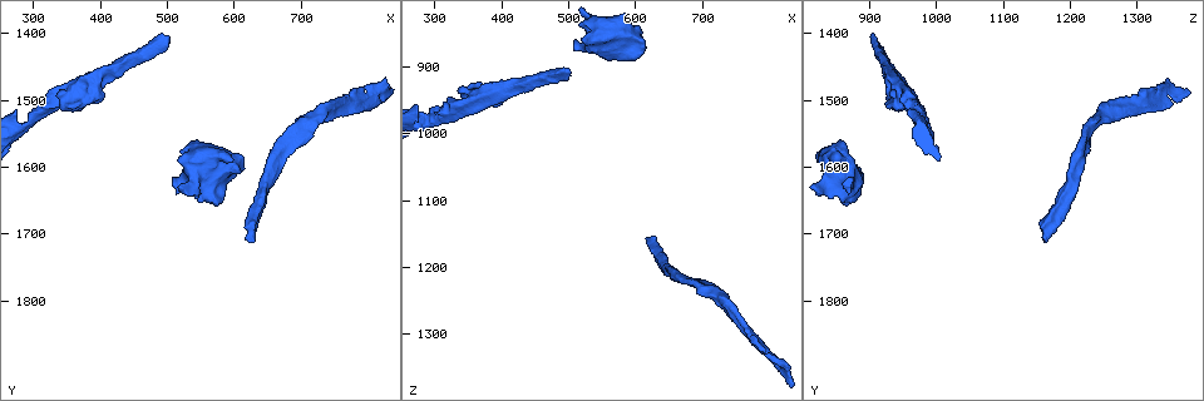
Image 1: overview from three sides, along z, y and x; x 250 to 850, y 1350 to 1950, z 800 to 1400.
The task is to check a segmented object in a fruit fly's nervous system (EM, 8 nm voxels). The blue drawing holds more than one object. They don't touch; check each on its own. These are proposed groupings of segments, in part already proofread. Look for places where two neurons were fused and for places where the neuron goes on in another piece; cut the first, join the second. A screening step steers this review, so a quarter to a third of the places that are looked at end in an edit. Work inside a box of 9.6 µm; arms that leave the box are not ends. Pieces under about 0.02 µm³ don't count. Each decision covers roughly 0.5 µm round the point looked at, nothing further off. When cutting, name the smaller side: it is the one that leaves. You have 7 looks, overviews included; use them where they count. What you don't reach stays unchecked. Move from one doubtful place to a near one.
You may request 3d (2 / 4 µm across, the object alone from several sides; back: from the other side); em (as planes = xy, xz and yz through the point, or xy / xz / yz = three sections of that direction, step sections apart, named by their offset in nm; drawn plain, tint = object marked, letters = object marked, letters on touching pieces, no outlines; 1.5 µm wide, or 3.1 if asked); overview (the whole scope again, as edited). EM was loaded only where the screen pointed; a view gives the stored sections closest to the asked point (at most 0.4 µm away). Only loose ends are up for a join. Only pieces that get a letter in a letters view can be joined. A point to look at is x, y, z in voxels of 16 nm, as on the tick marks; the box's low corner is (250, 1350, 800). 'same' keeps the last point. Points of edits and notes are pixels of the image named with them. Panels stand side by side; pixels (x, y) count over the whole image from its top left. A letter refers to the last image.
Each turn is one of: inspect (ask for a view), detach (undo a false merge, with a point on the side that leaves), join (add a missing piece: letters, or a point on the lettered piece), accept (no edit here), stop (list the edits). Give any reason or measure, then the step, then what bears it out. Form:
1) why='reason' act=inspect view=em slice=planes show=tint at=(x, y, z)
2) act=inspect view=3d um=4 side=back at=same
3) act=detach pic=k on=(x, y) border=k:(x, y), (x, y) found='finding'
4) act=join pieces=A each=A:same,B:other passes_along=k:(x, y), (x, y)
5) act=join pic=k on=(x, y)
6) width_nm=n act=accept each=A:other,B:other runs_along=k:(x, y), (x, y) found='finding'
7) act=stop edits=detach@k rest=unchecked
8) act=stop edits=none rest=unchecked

why='sudden change in width' act=inspect view=em slice=planes show=letters at=(335, 1500, 960)

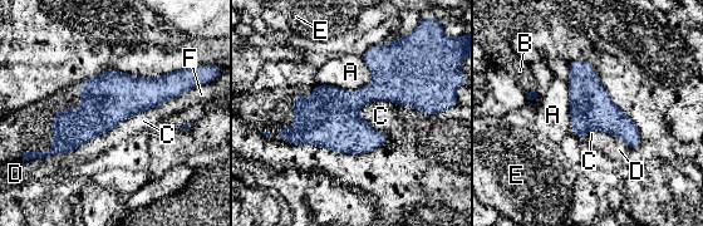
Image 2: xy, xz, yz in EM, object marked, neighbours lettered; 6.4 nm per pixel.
act=accept each=A:other,B:other,C:other,D:other,E:other,F:other runs_along=2:(426, 103), (370, 92), (281, 134) found='all the same neuron'

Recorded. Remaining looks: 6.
act=inspect view=em slice=planes show=plain at=(625, 1710, 1160)

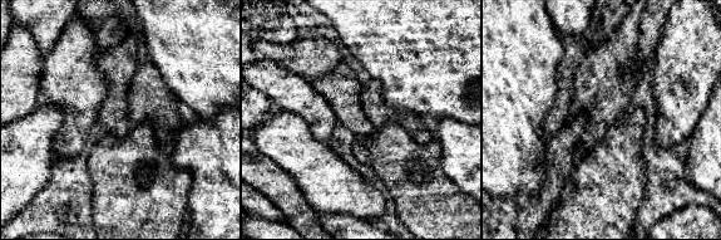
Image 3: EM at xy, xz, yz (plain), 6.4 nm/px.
why='see the neighbours' act=inspect view=em slice=planes show=letters at=same

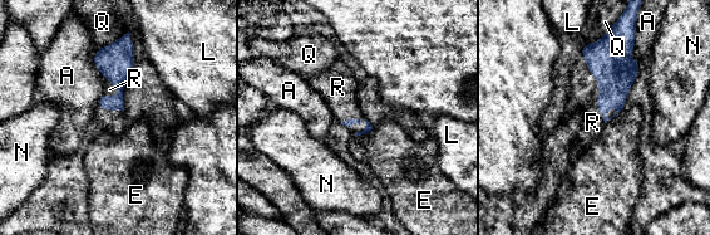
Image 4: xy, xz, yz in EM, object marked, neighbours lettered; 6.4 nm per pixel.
act=join pieces=R each=A:other,E:other,L:other,N:other,Q:other,R:same found='the neuron continues'

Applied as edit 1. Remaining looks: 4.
why='see it whole again' act=inspect view=overview

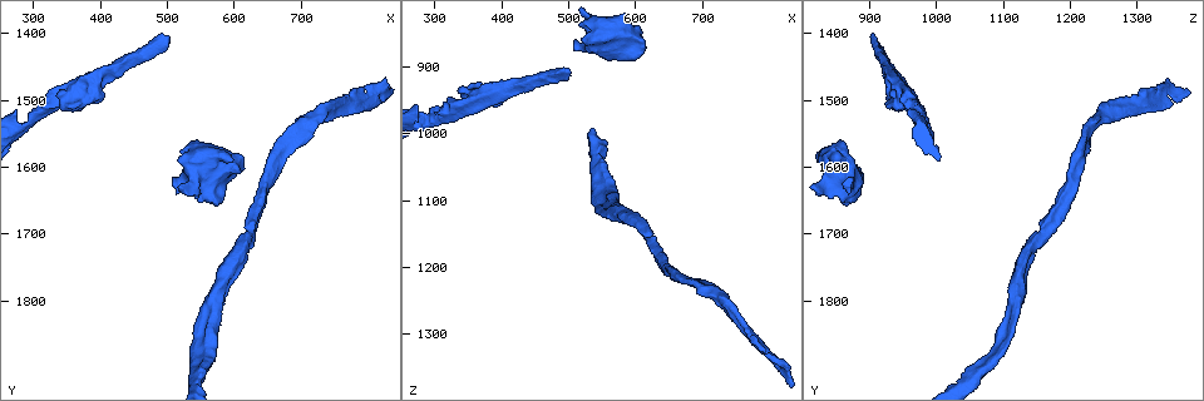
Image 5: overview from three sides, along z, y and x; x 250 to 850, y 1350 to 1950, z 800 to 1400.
why='branch stops here' act=inspect view=em slice=planes show=letters at=(515, 1635, 870)

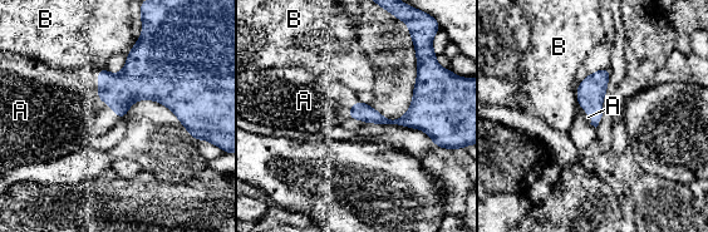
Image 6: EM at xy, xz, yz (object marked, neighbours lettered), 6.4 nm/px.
longest_contact=A:360nm act=join pieces=A each=A:same,B:other found='it goes on there'

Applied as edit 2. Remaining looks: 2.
act=stop edits=join@4,join@6 rest=unchecked

